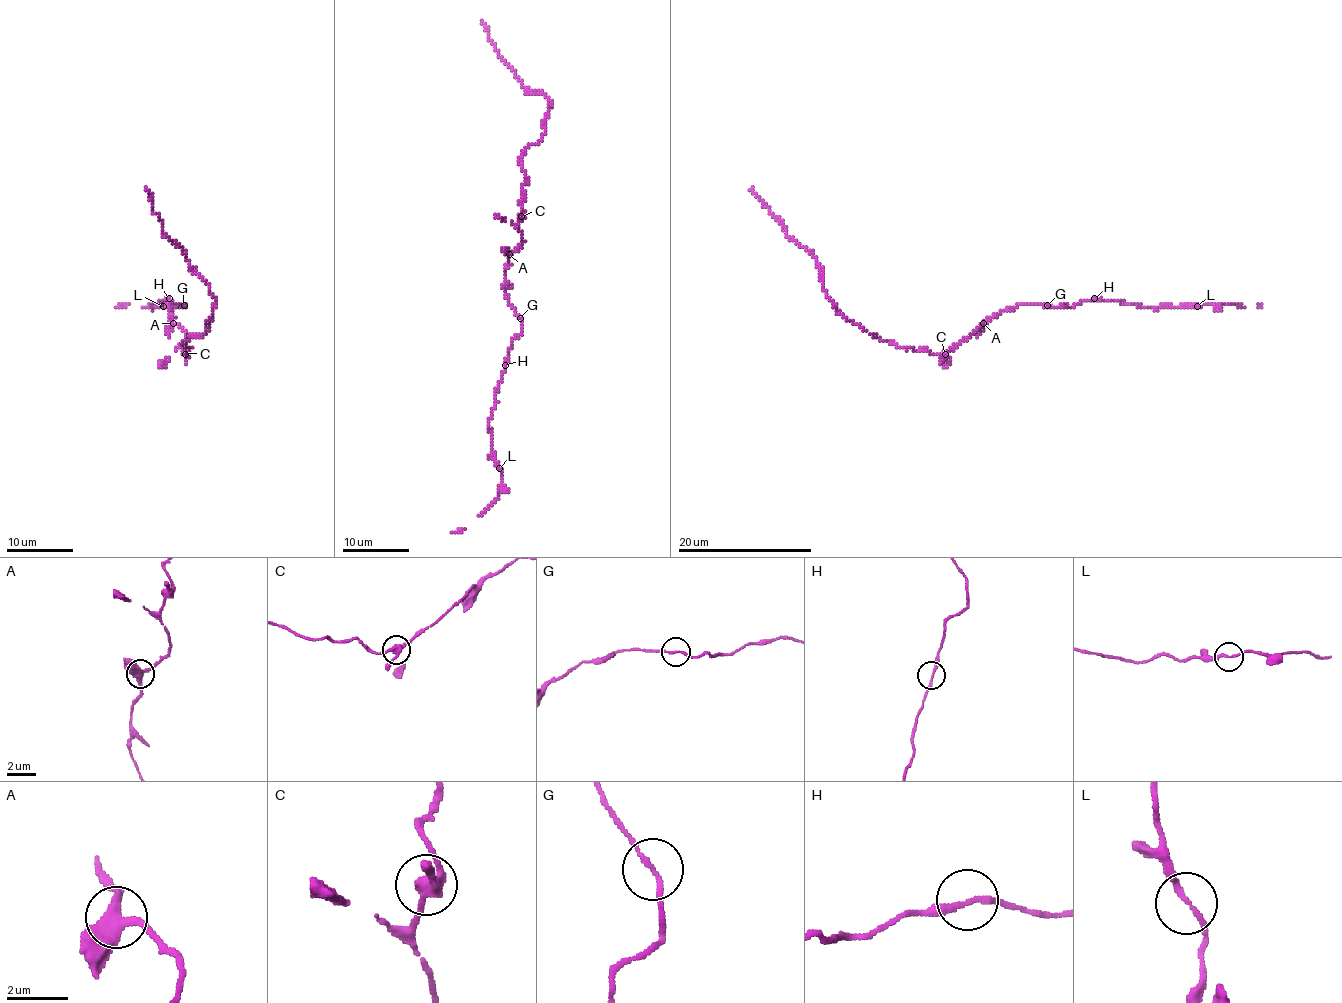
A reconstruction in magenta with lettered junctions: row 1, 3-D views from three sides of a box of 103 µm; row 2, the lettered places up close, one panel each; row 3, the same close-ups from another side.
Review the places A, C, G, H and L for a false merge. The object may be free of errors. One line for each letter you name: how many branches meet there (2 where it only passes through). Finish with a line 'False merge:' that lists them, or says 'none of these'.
False merge: none of these

